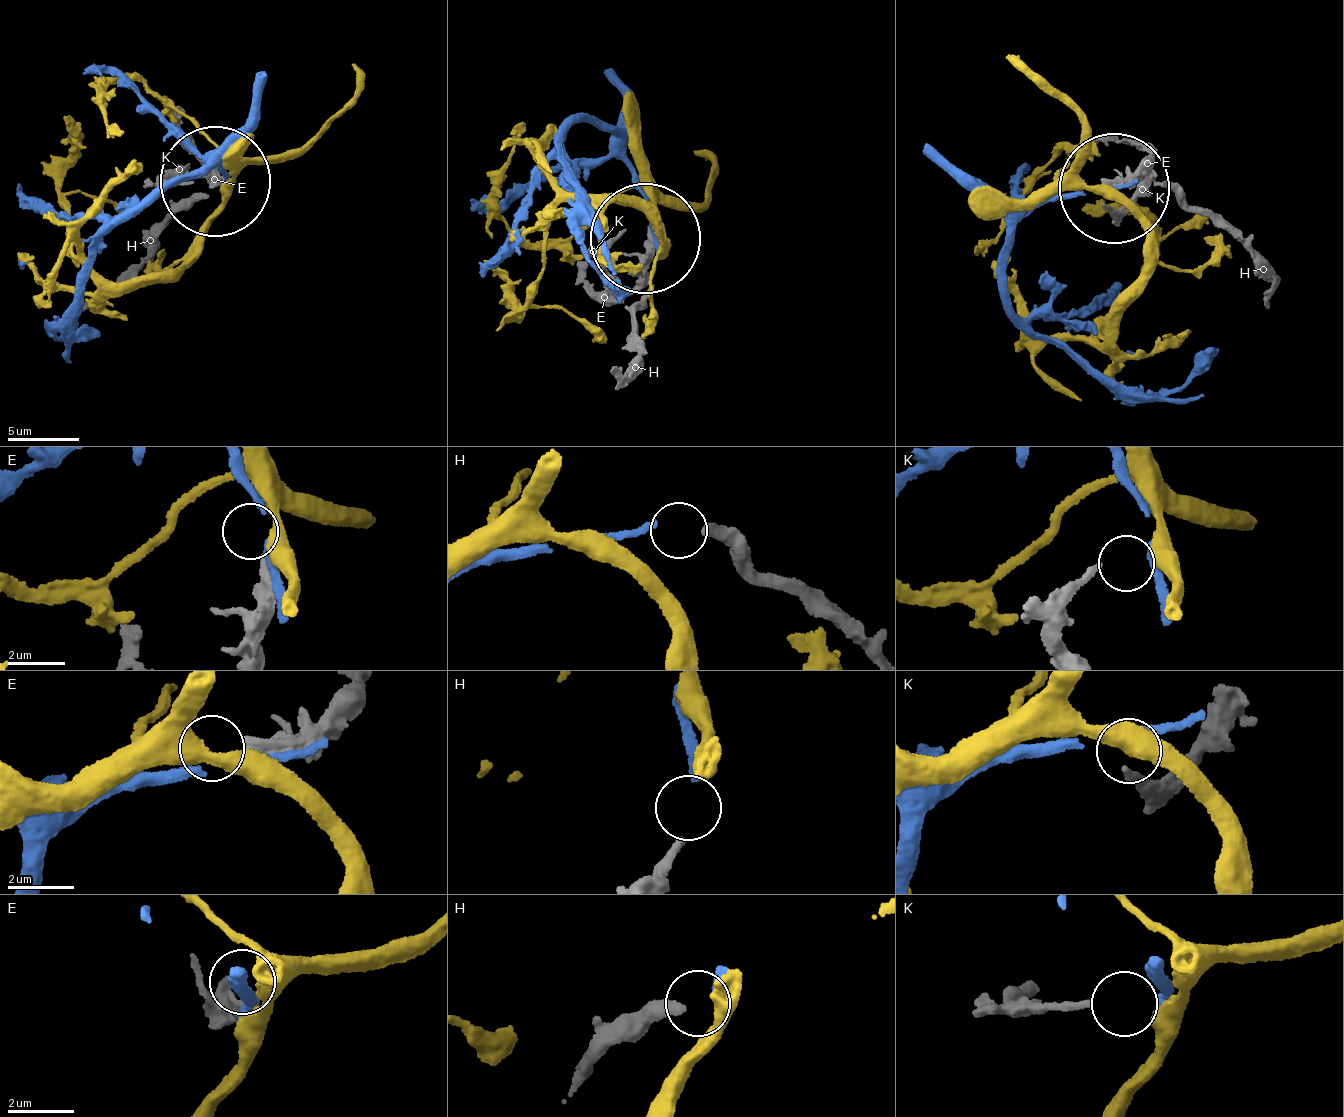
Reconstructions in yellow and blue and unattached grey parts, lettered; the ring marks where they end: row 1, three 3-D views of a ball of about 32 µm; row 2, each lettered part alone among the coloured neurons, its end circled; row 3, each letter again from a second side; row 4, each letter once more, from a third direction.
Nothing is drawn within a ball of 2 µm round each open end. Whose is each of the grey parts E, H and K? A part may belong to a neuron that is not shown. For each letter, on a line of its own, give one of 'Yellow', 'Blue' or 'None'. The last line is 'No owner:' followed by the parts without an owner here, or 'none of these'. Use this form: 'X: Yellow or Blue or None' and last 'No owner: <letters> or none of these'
E: None
H: Blue
K: Yellow
No owner: E

